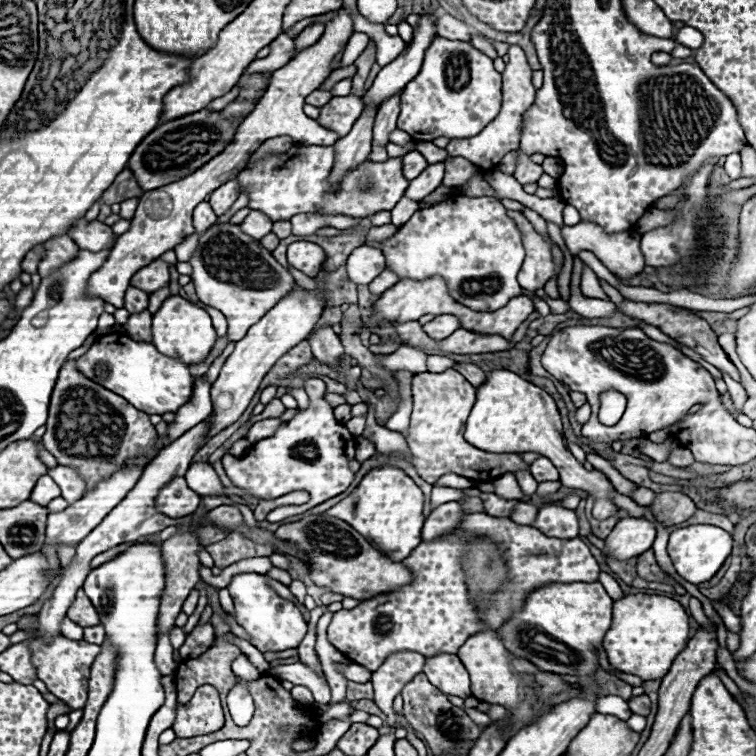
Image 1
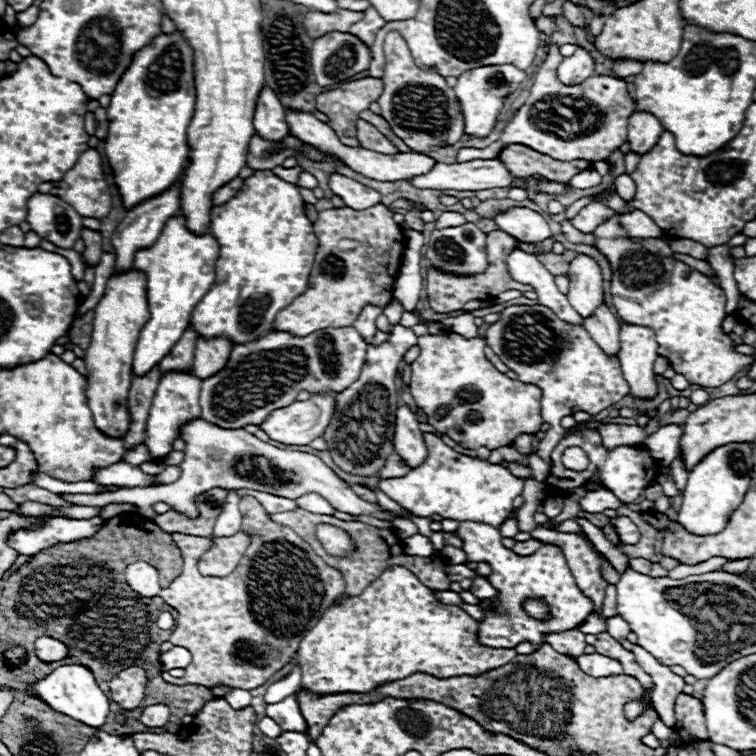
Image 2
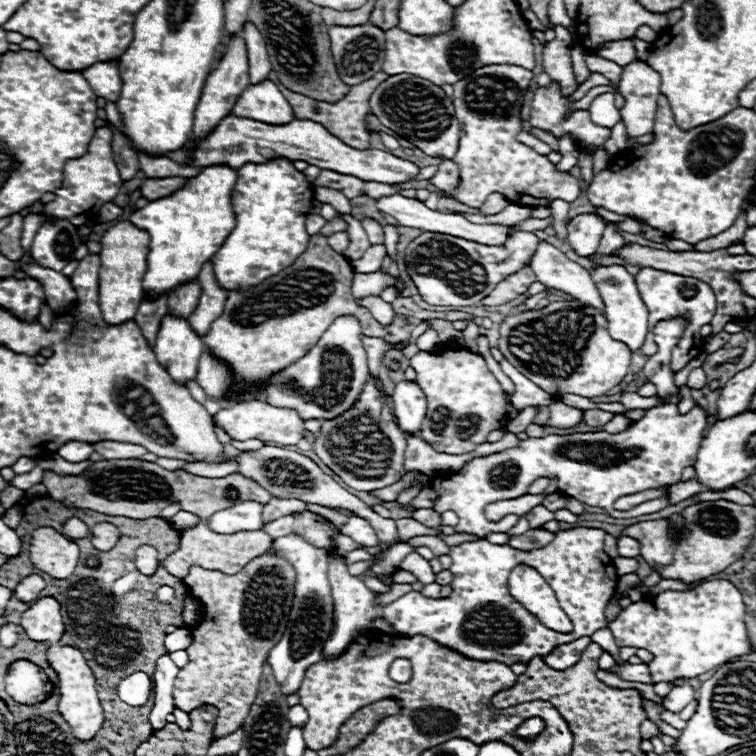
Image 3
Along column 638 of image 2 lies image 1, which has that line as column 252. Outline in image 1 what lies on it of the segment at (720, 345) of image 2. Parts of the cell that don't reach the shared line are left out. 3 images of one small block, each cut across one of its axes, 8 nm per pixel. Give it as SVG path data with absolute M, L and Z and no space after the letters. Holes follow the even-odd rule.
M214 224L200 234L200 246L192 260L192 282L200 302L220 310L228 320L228 340L238 342L248 328L274 308L292 288L294 276L280 266L258 240L246 236L238 224Z

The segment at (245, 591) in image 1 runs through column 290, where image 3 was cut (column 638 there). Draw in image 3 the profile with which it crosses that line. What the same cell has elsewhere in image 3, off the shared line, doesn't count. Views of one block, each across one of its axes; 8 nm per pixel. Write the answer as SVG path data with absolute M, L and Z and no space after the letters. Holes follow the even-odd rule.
M710 580L690 592L668 590L654 598L640 600L622 610L608 628L618 646L644 648L654 654L648 668L652 668L652 678L656 678L656 682L694 678L750 650L742 594L728 580Z

